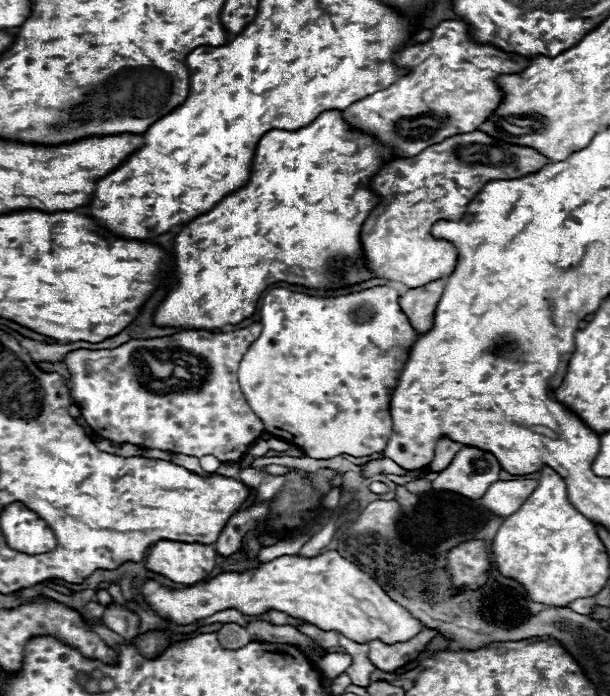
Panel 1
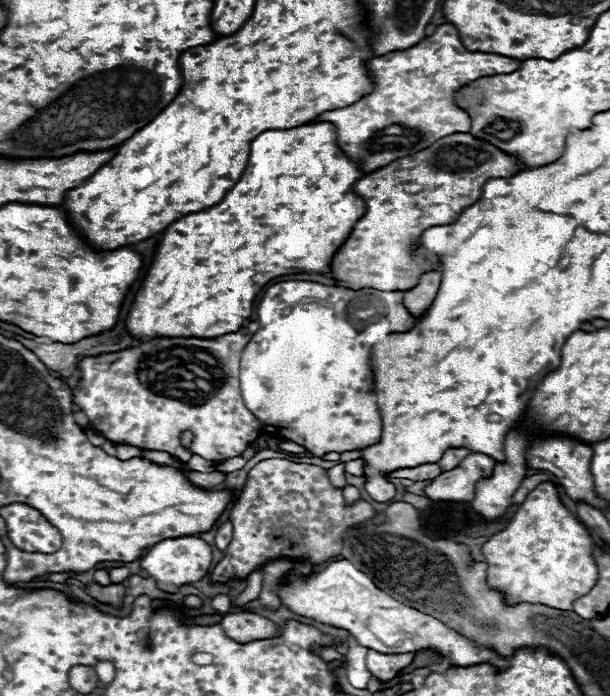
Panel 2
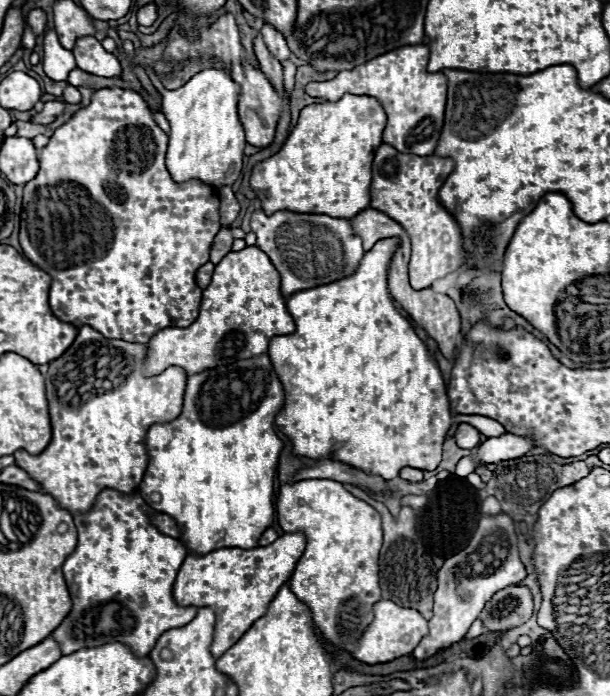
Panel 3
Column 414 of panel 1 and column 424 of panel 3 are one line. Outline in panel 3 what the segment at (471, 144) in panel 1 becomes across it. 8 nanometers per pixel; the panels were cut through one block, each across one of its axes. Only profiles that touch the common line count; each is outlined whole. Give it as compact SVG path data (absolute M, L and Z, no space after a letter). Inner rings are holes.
M390 144L376 150L372 166L370 208L388 214L396 220L412 240L410 284L412 288L428 288L434 280L460 270L466 264L466 250L462 248L462 232L456 218L440 204L438 190L454 170L454 160L444 156L416 156L402 154Z

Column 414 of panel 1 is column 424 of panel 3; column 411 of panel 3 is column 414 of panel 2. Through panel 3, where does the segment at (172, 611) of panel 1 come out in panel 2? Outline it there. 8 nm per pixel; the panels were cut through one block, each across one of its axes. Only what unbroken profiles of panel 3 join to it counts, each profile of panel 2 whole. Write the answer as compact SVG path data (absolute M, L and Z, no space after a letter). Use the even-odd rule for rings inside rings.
M348 560L328 562L322 570L308 574L306 580L296 580L290 586L280 586L278 596L288 608L306 618L314 618L322 624L348 630L362 646L376 652L424 652L434 650L450 660L452 666L472 666L490 662L498 670L508 668L508 658L500 656L492 648L480 648L476 642L460 636L440 620L422 614L380 590L364 572L356 570Z

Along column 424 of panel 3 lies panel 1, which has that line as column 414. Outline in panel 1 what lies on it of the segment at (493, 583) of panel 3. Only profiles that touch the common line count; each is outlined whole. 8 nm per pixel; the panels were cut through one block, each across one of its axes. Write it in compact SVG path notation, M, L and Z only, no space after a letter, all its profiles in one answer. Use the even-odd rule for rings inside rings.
M424 628L412 640L406 640L406 642L382 644L382 640L372 640L370 642L370 660L374 662L376 668L380 668L384 672L396 672L400 666L414 660L434 636L436 636L434 628Z

